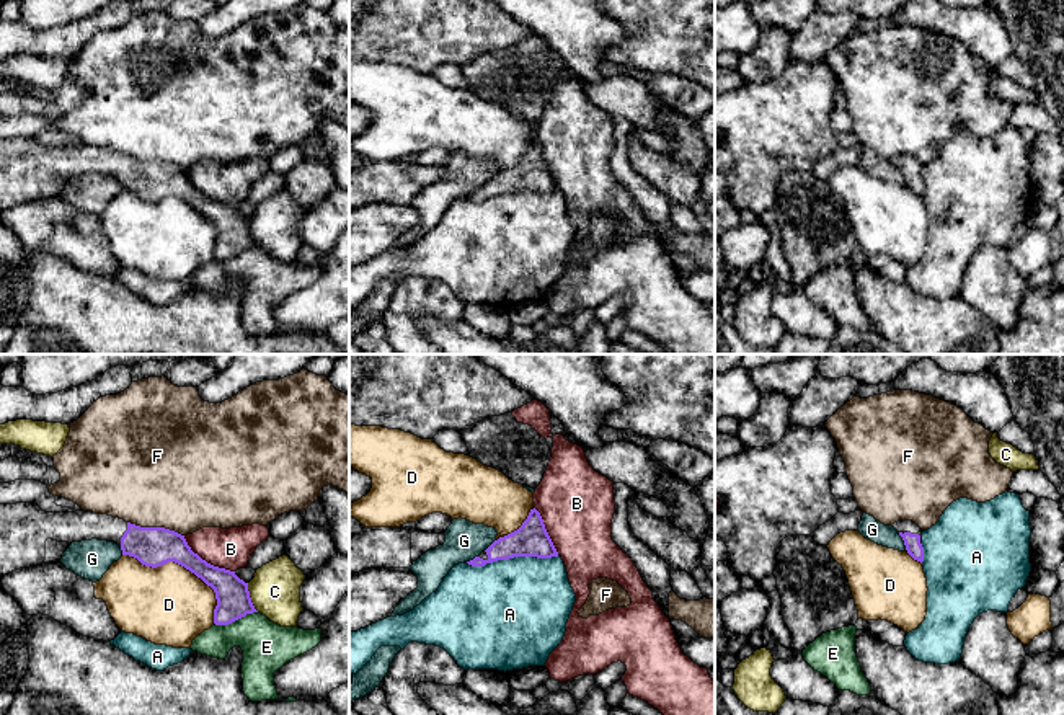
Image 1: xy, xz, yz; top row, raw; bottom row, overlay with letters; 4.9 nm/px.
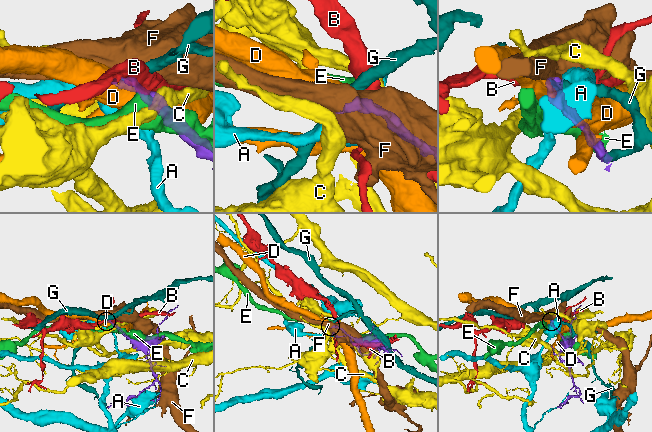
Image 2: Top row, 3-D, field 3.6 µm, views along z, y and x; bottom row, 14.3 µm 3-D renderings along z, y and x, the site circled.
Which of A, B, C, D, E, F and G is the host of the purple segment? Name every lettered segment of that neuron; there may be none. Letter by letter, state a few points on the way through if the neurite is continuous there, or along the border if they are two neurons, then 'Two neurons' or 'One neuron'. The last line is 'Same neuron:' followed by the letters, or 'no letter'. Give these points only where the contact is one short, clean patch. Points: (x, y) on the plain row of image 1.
A: Boundary: xz (558, 190), (509, 191), (483, 199), (467, 198). Two neurons
B: Two neurons
C: Boundary: xy (247, 217), (250, 235), (258, 245). Two neurons
D: Two neurons
E: Two neurons
F: Boundary: xy (128, 155), (137, 160), (164, 160), (183, 170). Two neurons
G: Boundary: yz (898, 167), (908, 185). Two neurons
Same neuron: no letter

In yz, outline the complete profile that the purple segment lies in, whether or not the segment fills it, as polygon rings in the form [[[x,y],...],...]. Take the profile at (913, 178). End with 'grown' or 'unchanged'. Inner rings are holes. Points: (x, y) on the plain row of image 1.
[[[898,155],[893,162],[899,167],[904,175],[907,188],[917,194],[924,196],[924,181],[922,181],[922,163],[912,155]]]; grown

